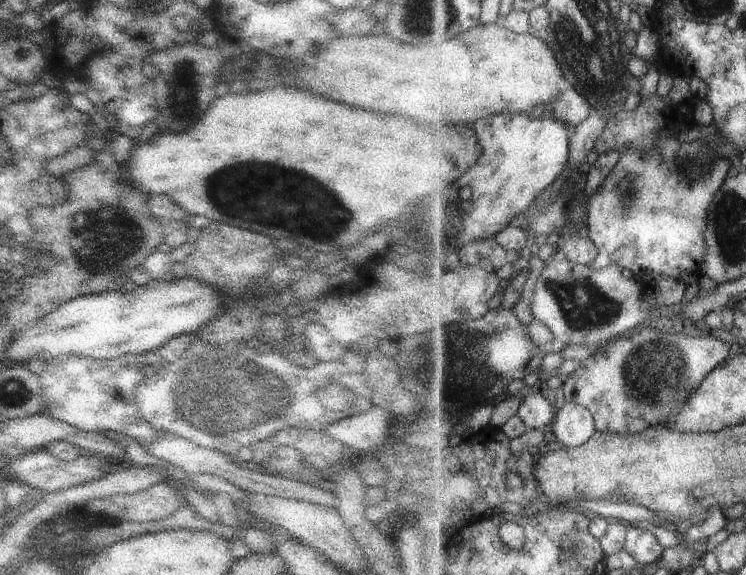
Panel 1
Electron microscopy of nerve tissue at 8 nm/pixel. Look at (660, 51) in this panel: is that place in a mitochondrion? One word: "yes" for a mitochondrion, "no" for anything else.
no

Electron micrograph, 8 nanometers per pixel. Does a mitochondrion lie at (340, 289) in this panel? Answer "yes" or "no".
no

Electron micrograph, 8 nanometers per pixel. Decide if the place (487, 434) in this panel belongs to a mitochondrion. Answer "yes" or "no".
no

